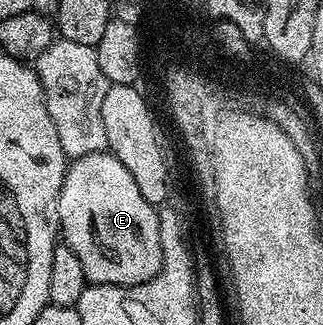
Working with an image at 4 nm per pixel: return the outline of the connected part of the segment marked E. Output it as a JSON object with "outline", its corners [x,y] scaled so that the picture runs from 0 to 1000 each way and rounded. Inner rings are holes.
{"outline":[[[328,462],[254,477],[207,508],[180,606],[189,742],[248,797],[269,871],[297,880],[430,880],[471,862],[502,822],[502,698],[492,649],[433,603],[396,517]]]}

